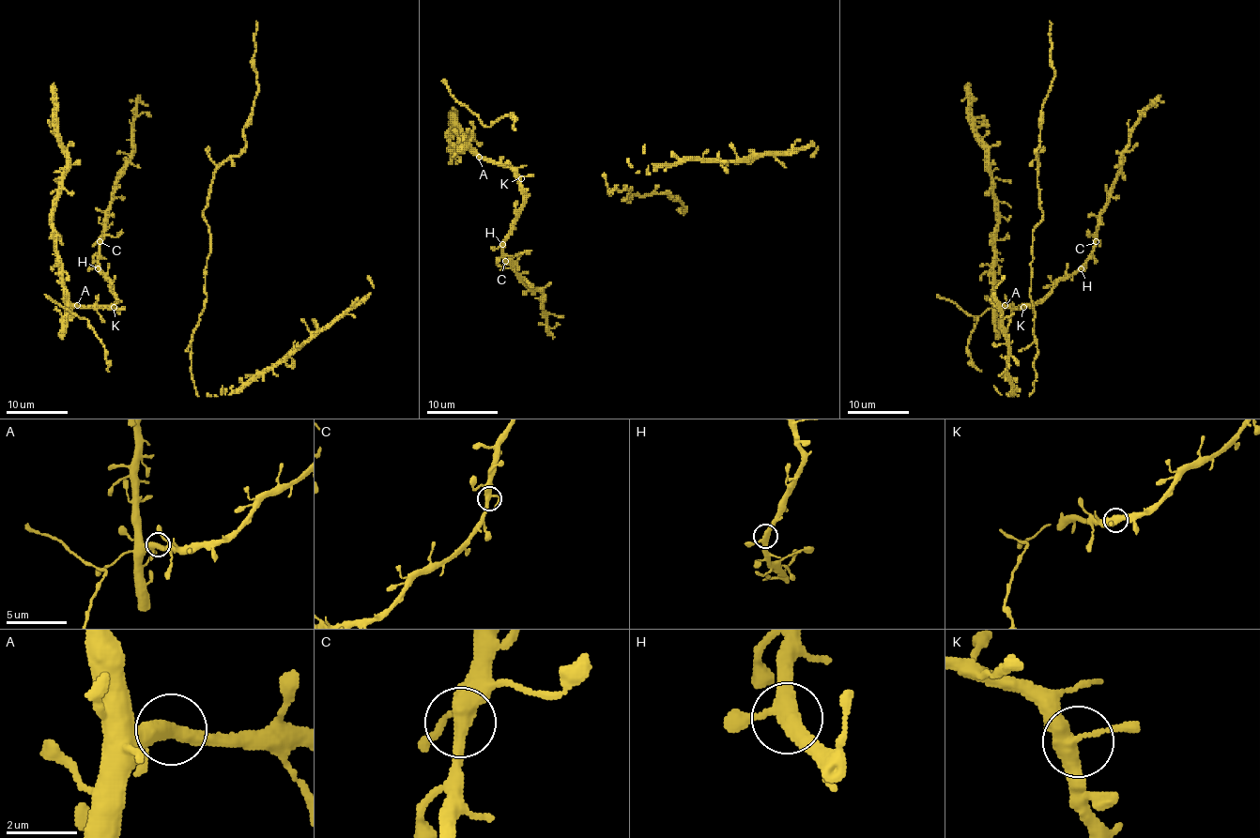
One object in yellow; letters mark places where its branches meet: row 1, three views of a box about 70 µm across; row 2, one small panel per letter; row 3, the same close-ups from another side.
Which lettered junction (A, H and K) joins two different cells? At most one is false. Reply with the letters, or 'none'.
none

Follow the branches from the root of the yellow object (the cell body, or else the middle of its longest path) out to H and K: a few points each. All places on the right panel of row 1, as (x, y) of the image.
H: (1007, 308), (1040, 302), (1060, 281), (1067, 279), (1081, 267)
K: (1007, 308), (1023, 307)

